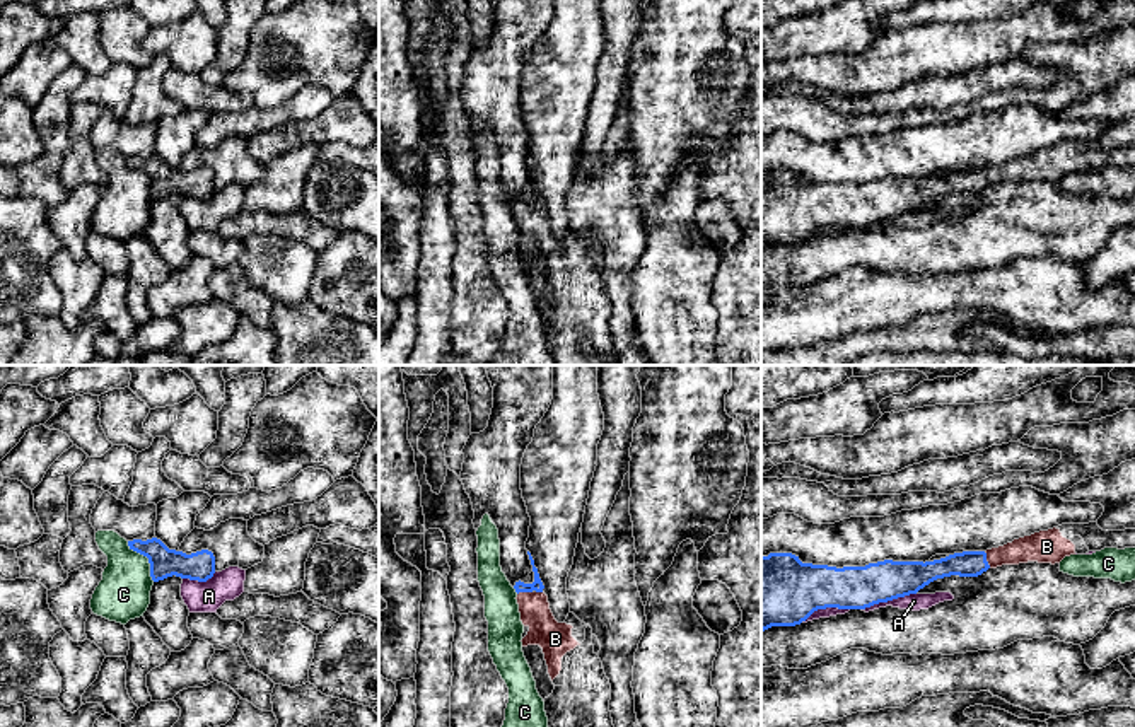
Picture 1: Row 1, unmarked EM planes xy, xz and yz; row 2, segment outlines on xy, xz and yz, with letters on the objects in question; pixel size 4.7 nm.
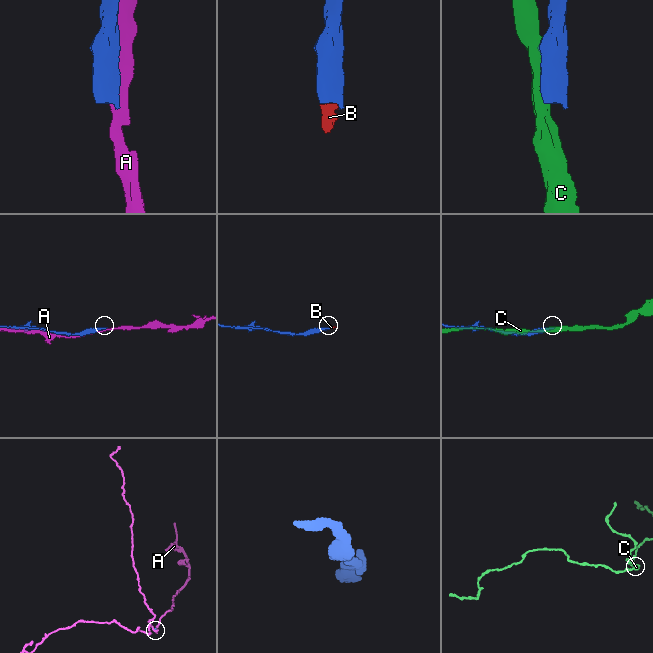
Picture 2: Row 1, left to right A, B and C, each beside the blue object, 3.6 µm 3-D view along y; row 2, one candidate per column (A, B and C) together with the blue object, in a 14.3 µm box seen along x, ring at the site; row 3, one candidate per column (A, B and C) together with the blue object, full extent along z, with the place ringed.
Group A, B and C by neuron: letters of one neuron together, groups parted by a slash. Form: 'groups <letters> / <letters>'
groups A / B / C

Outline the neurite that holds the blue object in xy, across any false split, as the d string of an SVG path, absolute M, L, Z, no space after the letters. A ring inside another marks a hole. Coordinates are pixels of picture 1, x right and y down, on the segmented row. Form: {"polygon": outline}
{"polygon": "M152 538L147 541L128 541L130 550L148 558L150 577L154 582L167 577L181 577L198 582L207 582L215 573L215 556L208 550L201 550L191 555L169 550L160 539Z"}

